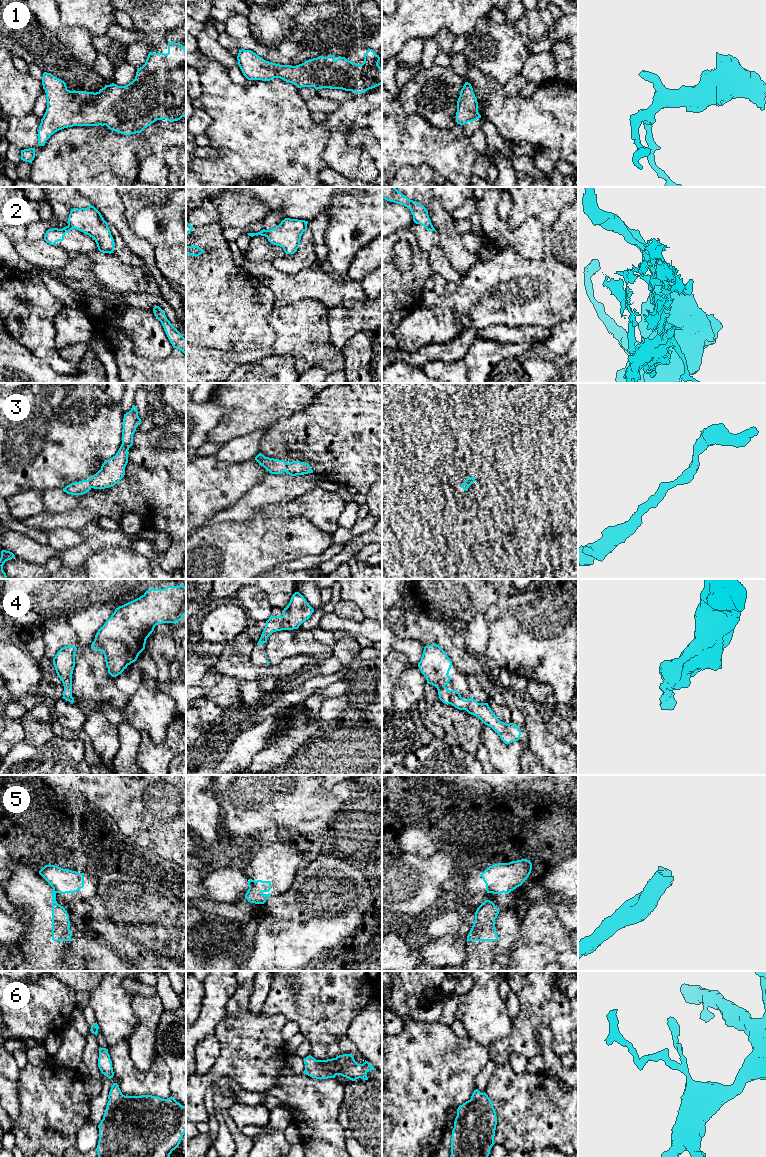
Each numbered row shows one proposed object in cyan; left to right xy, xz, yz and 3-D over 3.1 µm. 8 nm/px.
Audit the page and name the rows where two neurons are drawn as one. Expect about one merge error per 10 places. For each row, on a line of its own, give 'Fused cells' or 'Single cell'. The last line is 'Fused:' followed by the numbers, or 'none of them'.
1: Single cell
2: Fused cells
3: Single cell
4: Single cell
5: Fused cells
6: Single cell
Fused: 2, 5

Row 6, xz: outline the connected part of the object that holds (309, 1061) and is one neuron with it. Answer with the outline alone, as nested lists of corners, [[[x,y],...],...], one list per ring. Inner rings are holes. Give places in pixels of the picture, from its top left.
[[[351,1054],[339,1055],[327,1060],[316,1060],[311,1055],[303,1059],[305,1064],[304,1074],[316,1079],[335,1078],[341,1075],[352,1081],[356,1079],[368,1080],[367,1073],[376,1070],[368,1061],[358,1064]]]

